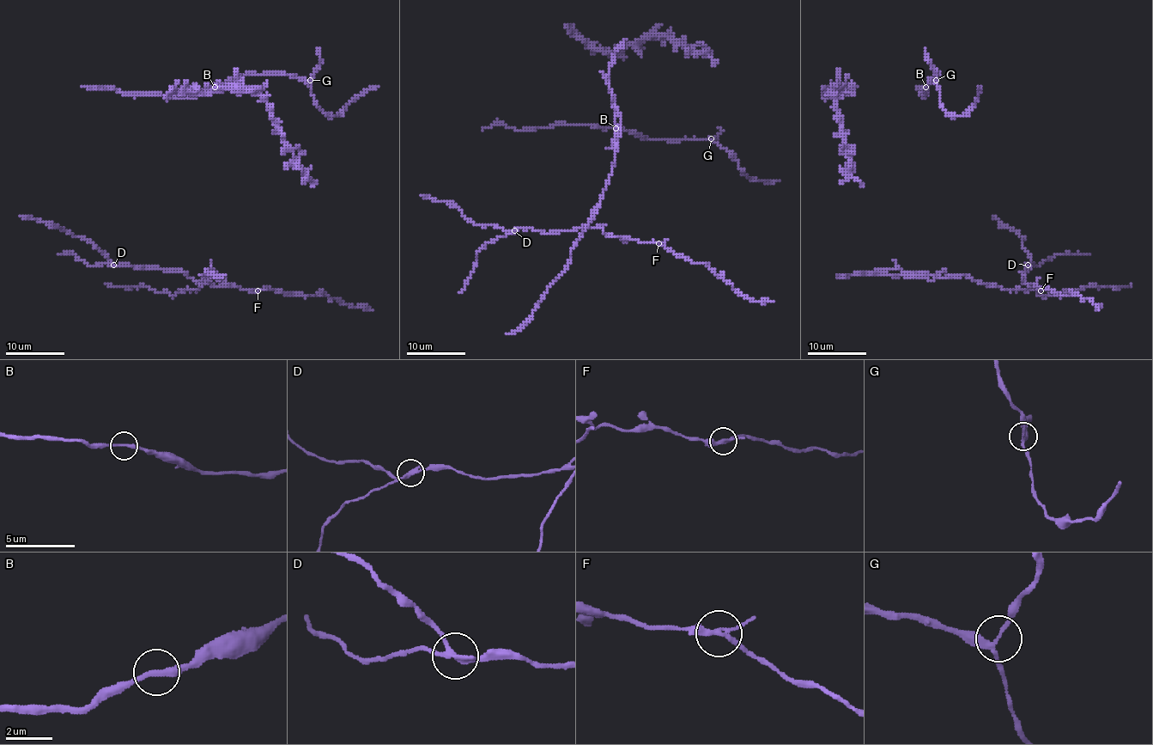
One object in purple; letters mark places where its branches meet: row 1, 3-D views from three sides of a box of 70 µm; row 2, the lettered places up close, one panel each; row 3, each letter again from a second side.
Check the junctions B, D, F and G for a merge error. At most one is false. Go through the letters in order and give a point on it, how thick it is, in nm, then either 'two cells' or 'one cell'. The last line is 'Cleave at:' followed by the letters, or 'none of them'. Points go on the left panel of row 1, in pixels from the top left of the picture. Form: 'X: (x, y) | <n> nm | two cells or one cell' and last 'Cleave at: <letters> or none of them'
B: (215, 87) | 240 nm | one cell
D: (113, 265) | 200 nm | two cells
F: (257, 290) | 220 nm | one cell
G: (310, 80) | 170 nm | one cell
Cleave at: D

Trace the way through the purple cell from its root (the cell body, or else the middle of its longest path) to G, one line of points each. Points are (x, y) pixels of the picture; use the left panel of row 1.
G: (215, 88), (237, 82), (247, 74), (293, 74), (310, 80)

